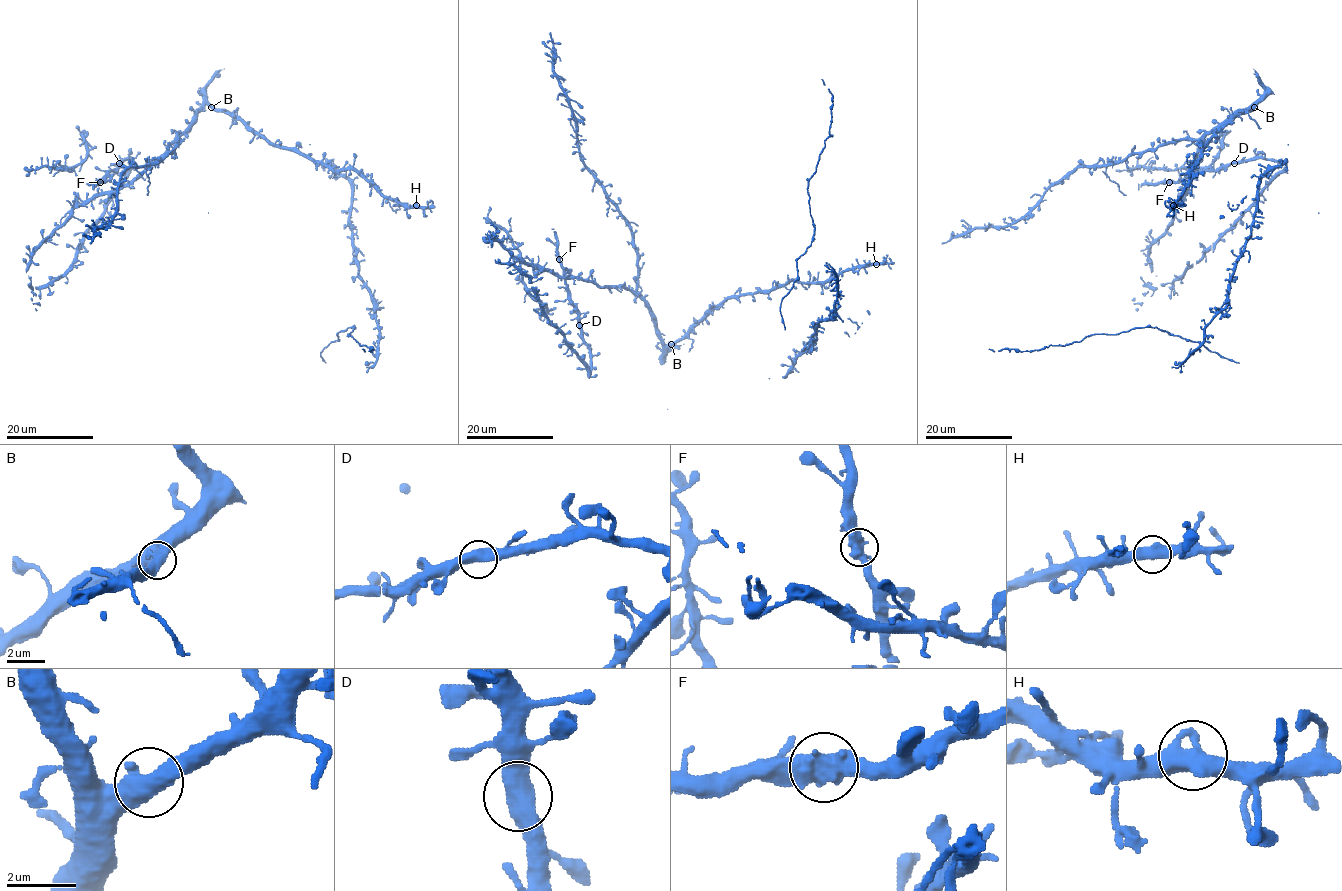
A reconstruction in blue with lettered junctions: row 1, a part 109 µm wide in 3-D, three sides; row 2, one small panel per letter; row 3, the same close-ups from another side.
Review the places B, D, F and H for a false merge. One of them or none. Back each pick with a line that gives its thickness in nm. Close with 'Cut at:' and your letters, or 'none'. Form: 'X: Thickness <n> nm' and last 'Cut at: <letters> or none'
Cut at: none

